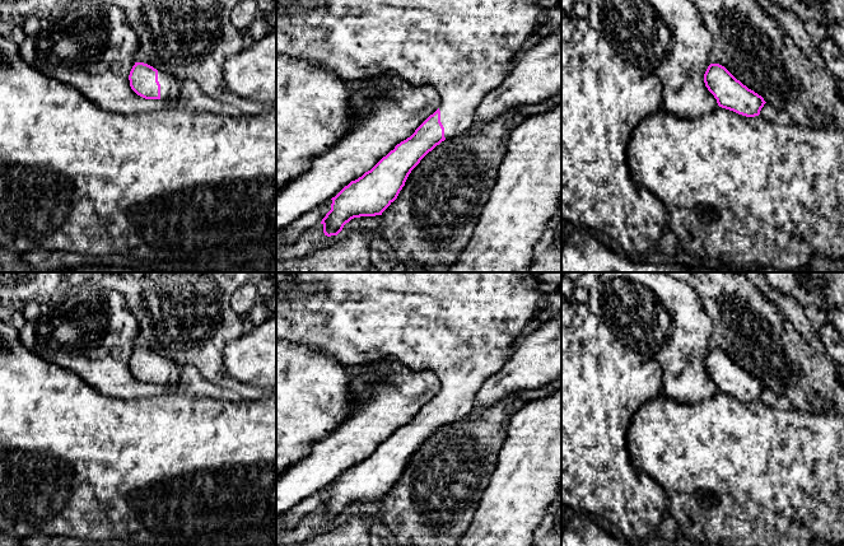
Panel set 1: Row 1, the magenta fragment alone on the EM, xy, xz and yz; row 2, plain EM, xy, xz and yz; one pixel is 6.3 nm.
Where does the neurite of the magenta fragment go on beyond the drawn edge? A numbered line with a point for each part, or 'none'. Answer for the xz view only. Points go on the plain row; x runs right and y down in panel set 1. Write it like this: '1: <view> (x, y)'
1: xz (462, 326)

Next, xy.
1: xy (169, 372)

